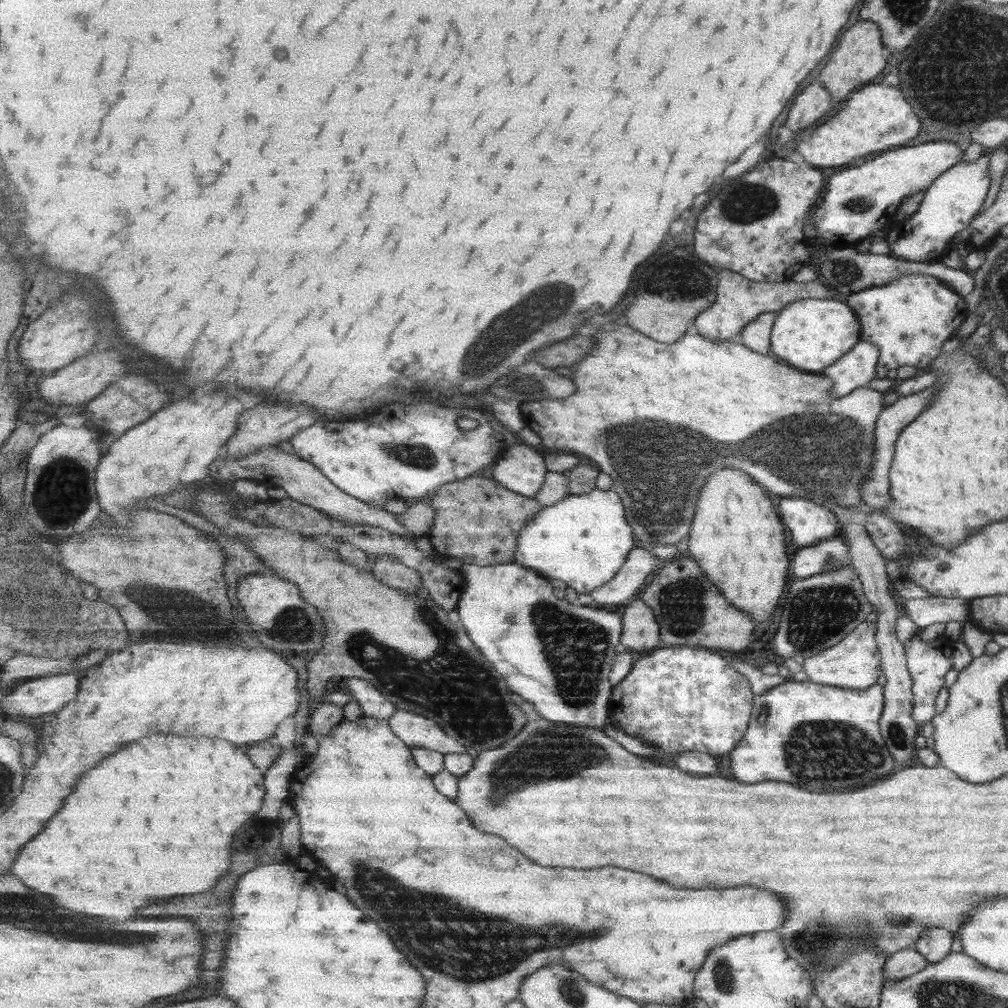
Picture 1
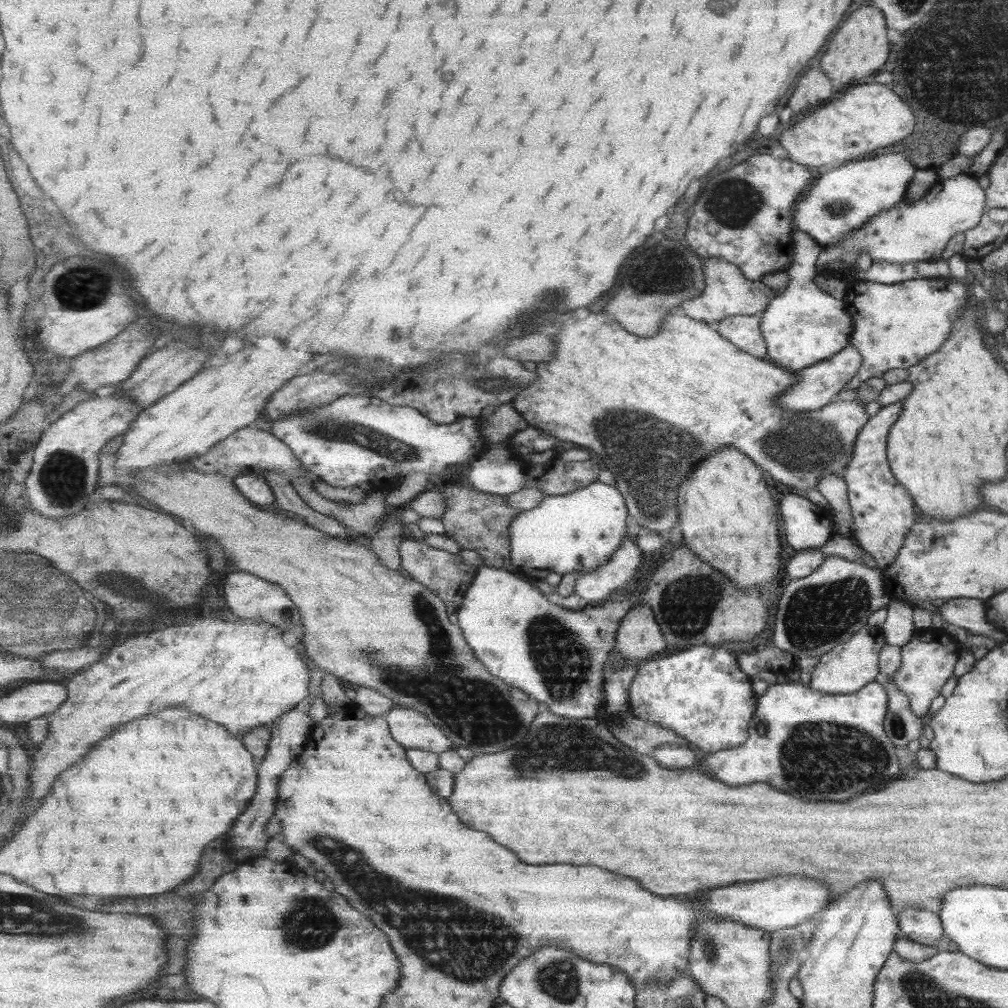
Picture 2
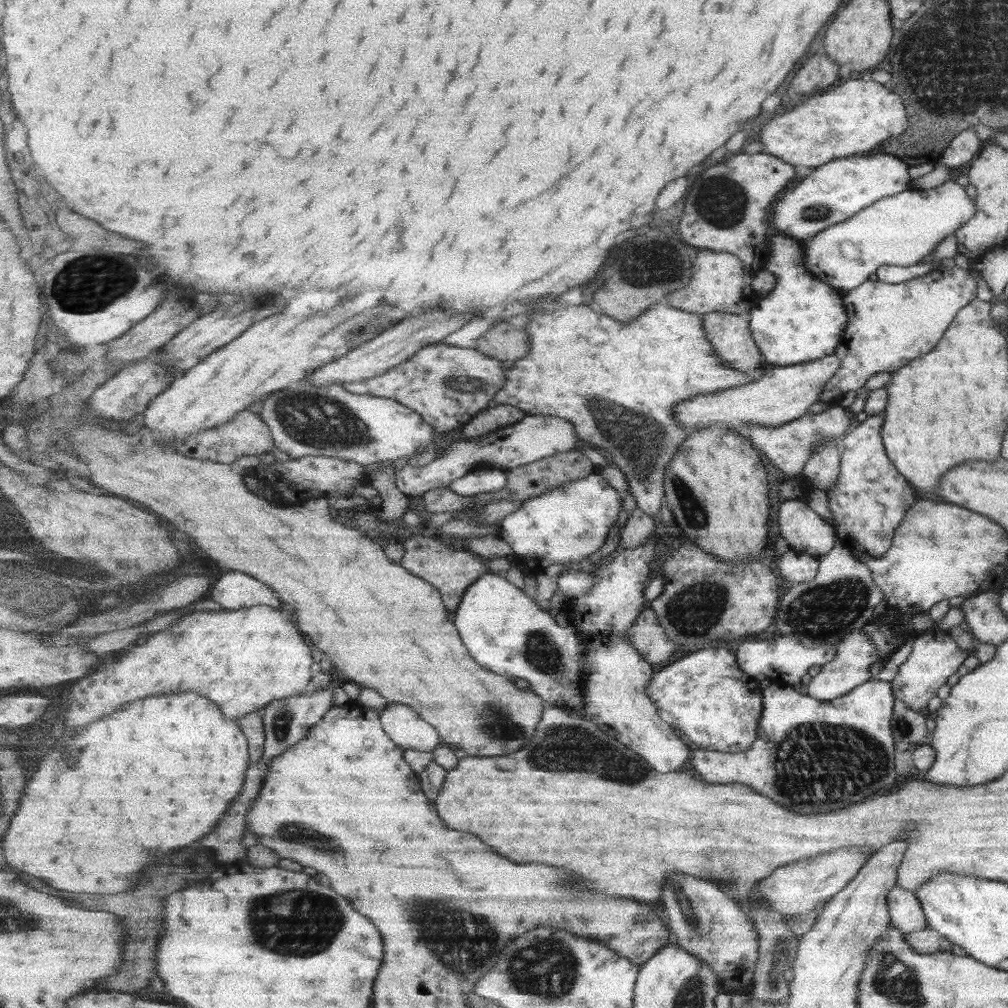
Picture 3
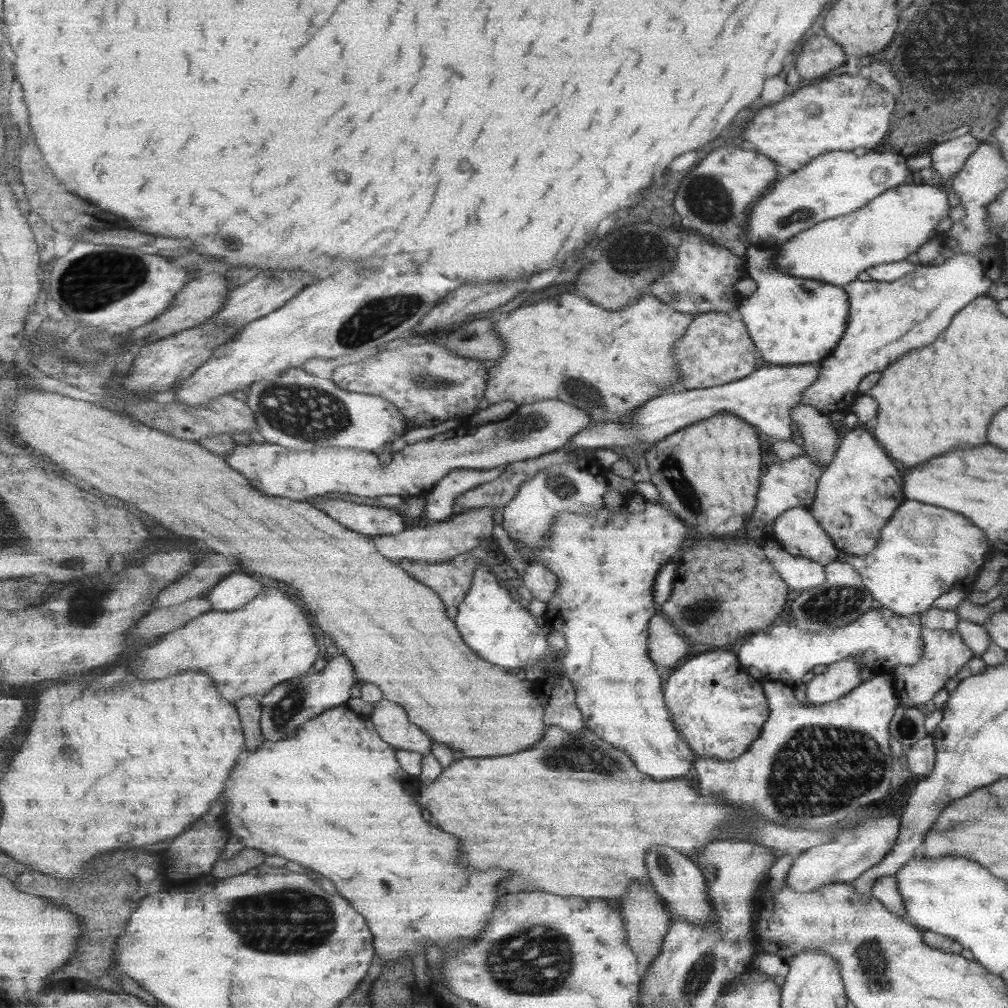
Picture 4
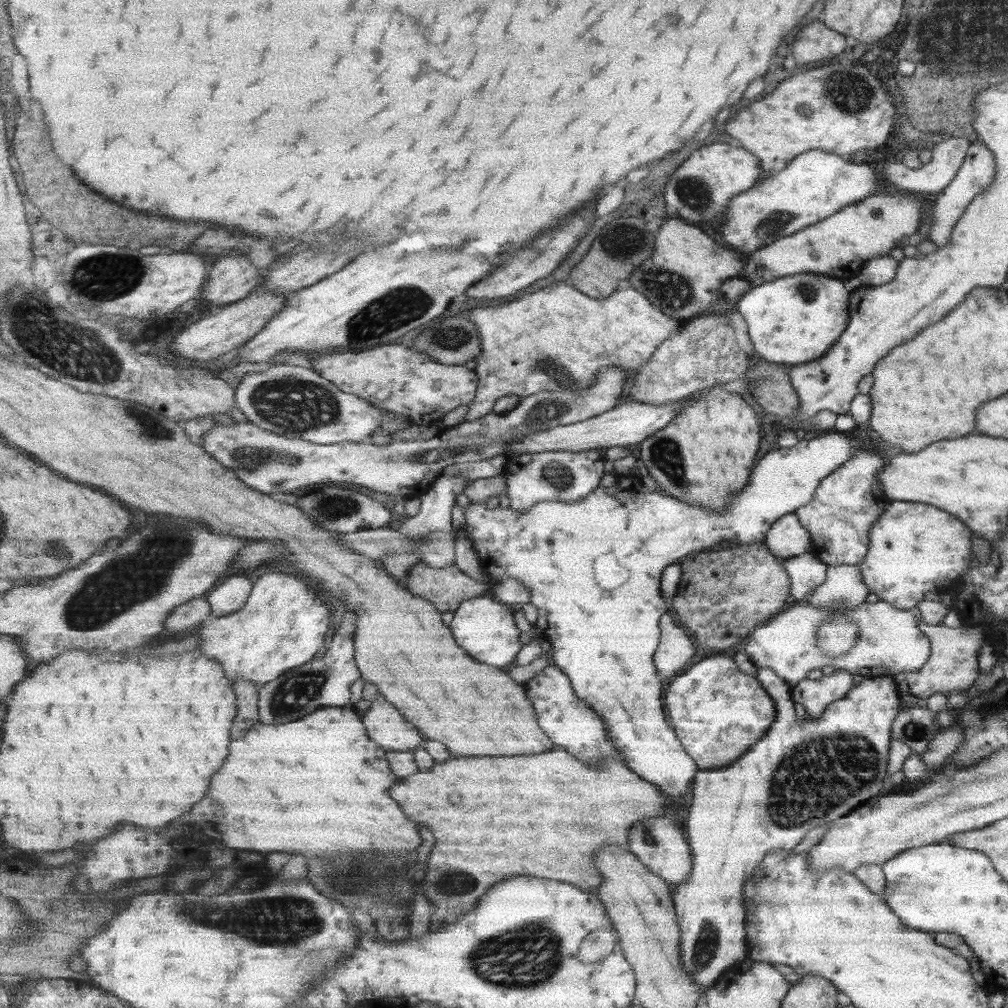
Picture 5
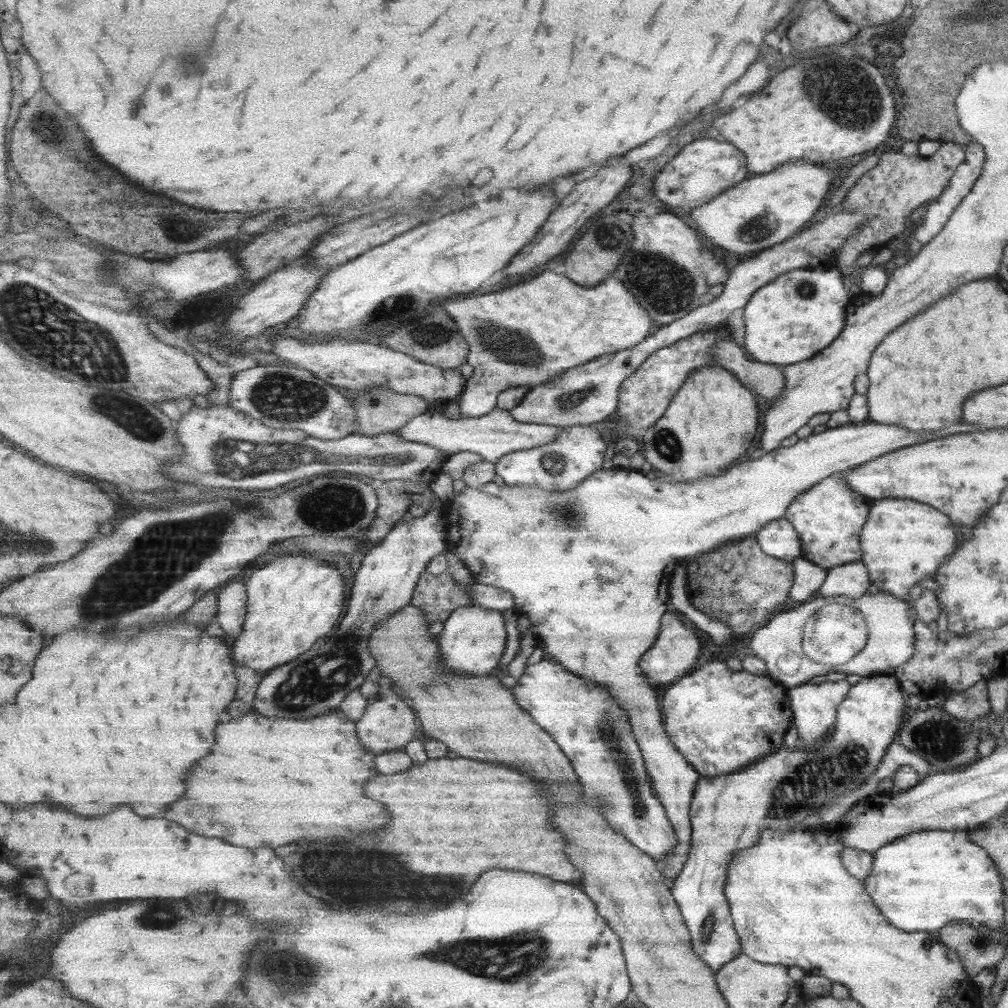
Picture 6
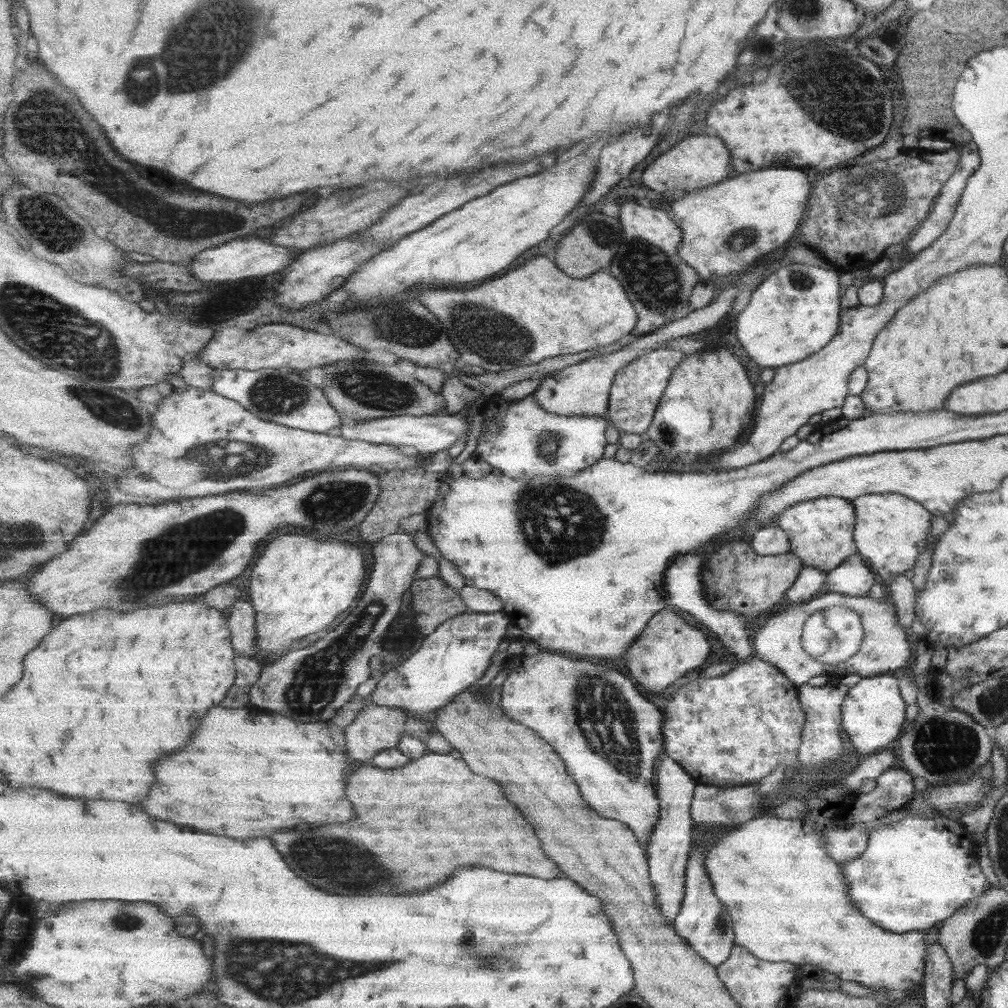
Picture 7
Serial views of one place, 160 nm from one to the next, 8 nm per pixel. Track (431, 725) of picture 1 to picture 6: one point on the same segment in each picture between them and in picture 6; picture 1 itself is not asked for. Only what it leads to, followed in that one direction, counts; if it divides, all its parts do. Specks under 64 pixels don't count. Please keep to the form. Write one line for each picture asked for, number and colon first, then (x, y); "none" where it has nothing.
2: (411, 728)
3: (405, 725)
4: (392, 721)
5: (386, 724)
6: (388, 724)

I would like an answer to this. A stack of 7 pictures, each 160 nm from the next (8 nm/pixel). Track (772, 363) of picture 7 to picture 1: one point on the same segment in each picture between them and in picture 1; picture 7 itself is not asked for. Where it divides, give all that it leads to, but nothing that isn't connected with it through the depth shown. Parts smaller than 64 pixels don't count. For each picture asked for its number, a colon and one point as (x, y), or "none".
1: (810, 334)
2: (802, 325)
3: (801, 319)
4: (794, 321)
5: (792, 320)
6: (798, 313)

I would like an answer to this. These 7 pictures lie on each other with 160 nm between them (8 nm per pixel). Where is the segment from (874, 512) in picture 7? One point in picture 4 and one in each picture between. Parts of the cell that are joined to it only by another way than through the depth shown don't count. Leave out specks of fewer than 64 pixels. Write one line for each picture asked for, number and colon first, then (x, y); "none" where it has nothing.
4: (923, 551)
5: (913, 548)
6: (902, 541)

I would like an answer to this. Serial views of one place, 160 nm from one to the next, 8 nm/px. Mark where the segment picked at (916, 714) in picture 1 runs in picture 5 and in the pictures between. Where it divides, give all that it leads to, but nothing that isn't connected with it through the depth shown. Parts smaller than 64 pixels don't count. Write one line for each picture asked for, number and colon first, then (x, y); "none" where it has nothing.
2: (925, 665)
3: (933, 658)
4: (943, 653)
5: (951, 665)

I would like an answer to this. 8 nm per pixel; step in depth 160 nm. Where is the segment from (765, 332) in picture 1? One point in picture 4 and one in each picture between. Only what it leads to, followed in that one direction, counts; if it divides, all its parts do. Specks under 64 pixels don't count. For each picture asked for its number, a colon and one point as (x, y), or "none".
2: (743, 330)
3: (728, 332)
4: (716, 350)

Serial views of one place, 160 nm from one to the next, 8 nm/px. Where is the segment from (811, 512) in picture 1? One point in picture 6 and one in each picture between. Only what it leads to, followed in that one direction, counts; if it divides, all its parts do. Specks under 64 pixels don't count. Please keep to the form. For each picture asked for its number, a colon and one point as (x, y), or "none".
2: (807, 526)
3: (804, 531)
4: (796, 530)
5: (786, 538)
6: (778, 538)

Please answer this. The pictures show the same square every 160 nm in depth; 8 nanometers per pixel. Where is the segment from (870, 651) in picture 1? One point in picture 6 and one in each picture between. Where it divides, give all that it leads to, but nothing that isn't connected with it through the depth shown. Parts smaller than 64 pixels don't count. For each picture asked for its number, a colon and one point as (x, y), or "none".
2: (847, 667)
3: (853, 655)
4: (838, 678)
5: (814, 695)
6: (814, 705)

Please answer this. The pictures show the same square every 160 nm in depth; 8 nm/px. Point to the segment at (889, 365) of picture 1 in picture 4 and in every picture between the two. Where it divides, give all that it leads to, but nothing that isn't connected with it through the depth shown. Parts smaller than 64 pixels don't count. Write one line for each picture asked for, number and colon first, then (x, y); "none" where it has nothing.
2: (895, 325)
3: (888, 325)
4: (886, 320)

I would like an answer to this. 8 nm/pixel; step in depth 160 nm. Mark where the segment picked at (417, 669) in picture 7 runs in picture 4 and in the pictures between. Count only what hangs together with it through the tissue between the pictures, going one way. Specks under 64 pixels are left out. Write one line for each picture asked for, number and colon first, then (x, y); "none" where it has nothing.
4: (500, 630)
5: (486, 628)
6: (473, 638)

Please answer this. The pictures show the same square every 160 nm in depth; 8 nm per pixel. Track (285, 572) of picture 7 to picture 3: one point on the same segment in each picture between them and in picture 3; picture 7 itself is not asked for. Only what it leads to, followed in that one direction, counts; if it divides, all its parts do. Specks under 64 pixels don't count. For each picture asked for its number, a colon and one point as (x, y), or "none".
3: (214, 653)
4: (248, 652)
5: (284, 623)
6: (293, 600)

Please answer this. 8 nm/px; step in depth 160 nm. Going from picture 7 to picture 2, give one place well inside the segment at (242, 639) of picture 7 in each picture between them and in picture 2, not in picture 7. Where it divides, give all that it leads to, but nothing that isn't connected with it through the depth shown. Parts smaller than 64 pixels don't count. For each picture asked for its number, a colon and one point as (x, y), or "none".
2: (249, 597)
3: (234, 590)
4: (235, 591)
5: (230, 595)
6: (233, 604)

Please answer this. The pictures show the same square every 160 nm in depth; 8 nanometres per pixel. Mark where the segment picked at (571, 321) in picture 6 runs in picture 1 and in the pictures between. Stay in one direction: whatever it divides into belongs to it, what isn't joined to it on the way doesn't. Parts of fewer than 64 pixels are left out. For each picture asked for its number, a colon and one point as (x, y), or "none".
1: (660, 418)
2: (611, 391)
3: (580, 361)
4: (608, 363)
5: (557, 339)

